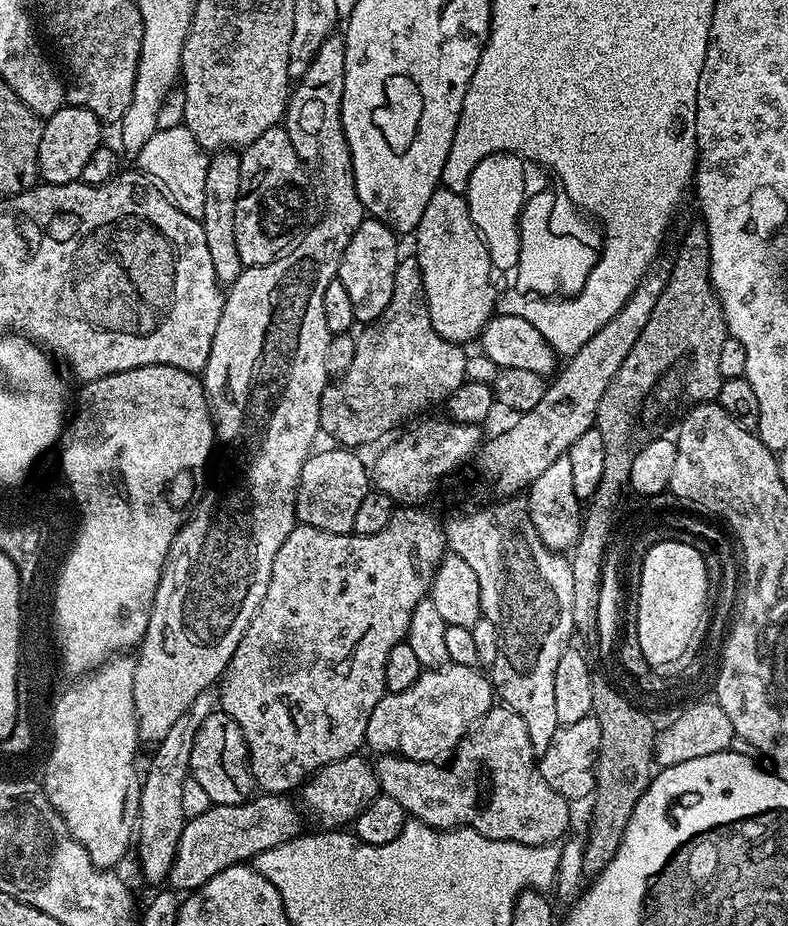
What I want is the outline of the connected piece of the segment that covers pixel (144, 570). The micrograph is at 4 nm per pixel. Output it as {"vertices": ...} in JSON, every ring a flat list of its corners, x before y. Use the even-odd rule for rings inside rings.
{"vertices":[[142,366,141,368,135,368,134,370,126,370,125,372,119,372,118,374,103,376,97,380,85,383,83,388,84,393,82,393,80,396,80,409,77,410,76,417,74,417,73,420,71,417,70,423,63,429,62,444,64,440,64,449,62,449,60,452,60,468,62,471,64,471,64,476,66,479,68,479,68,484,70,487,72,487,73,494,76,495,77,506,80,507,80,533,78,533,76,536,76,545,69,550,68,557,65,558,64,565,62,565,60,568,60,577,58,577,56,580,56,588,54,584,54,630,56,626,56,636,58,639,60,639,60,656,62,659,64,659,65,666,73,672,73,677,76,678,83,677,89,672,96,671,101,664,107,664,110,658,115,658,121,654,131,653,131,648,132,651,139,649,140,644,143,643,144,635,148,630,148,623,151,620,152,607,154,606,160,575,162,575,164,572,164,566,168,562,168,553,172,551,172,543,176,541,176,535,179,534,180,529,186,519,186,509,193,503,194,497,197,495,196,479,203,474,204,467,206,467,208,464,208,455,210,455,212,452,212,444,214,448,214,443,217,441,216,426,212,422,212,410,208,407,208,398,204,395,204,385,199,375,187,372,186,370,178,370,174,366]]}

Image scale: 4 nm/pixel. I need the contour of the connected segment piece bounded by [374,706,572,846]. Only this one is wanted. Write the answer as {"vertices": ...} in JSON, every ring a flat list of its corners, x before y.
{"vertices":[[493,706,468,729,468,735,456,745,450,759,449,764,444,764,431,760,407,760,399,754,381,755,374,764,381,793,395,798,409,817,421,820,431,828,473,828,488,840,518,842,526,846,554,844,569,835,568,823,572,820,572,812,568,809,571,808,570,801,558,794,546,778,542,778,538,753,530,742,530,730,526,730,526,722,522,722,514,710]]}

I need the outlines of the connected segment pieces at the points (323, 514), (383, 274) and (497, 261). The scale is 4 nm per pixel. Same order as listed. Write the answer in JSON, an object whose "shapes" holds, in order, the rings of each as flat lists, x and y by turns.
{"shapes":[[[328,446,325,452,313,451,302,466,300,485,296,491,296,518,299,523,309,524,327,532,352,532,354,516,362,498,370,490,370,468,359,460,355,451,343,446]],[[365,218,354,230,342,262,338,279,346,286,346,294,354,305,356,324,367,326,380,317,382,310,390,308,390,294,398,291,396,285,396,240,397,233,387,228,382,221]],[[495,148,493,153,488,152,485,157,476,160,476,167,464,193,471,221,483,238,493,269,498,272,515,271,521,254,520,214,528,197,524,168,547,170,548,162,524,152,524,149]]]}

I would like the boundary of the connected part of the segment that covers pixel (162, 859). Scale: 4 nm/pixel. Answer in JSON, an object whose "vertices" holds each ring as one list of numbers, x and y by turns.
{"vertices":[[211,691,200,693,200,696,174,722,166,738,162,738,155,747,156,754,152,765,142,776,140,786,140,815,138,817,138,848,140,844,140,872,152,884,163,885,174,866,174,858,178,854,178,842,182,838,186,819,182,812,182,786,190,777,190,750,194,746,194,738,206,718,217,707,218,700]]}

